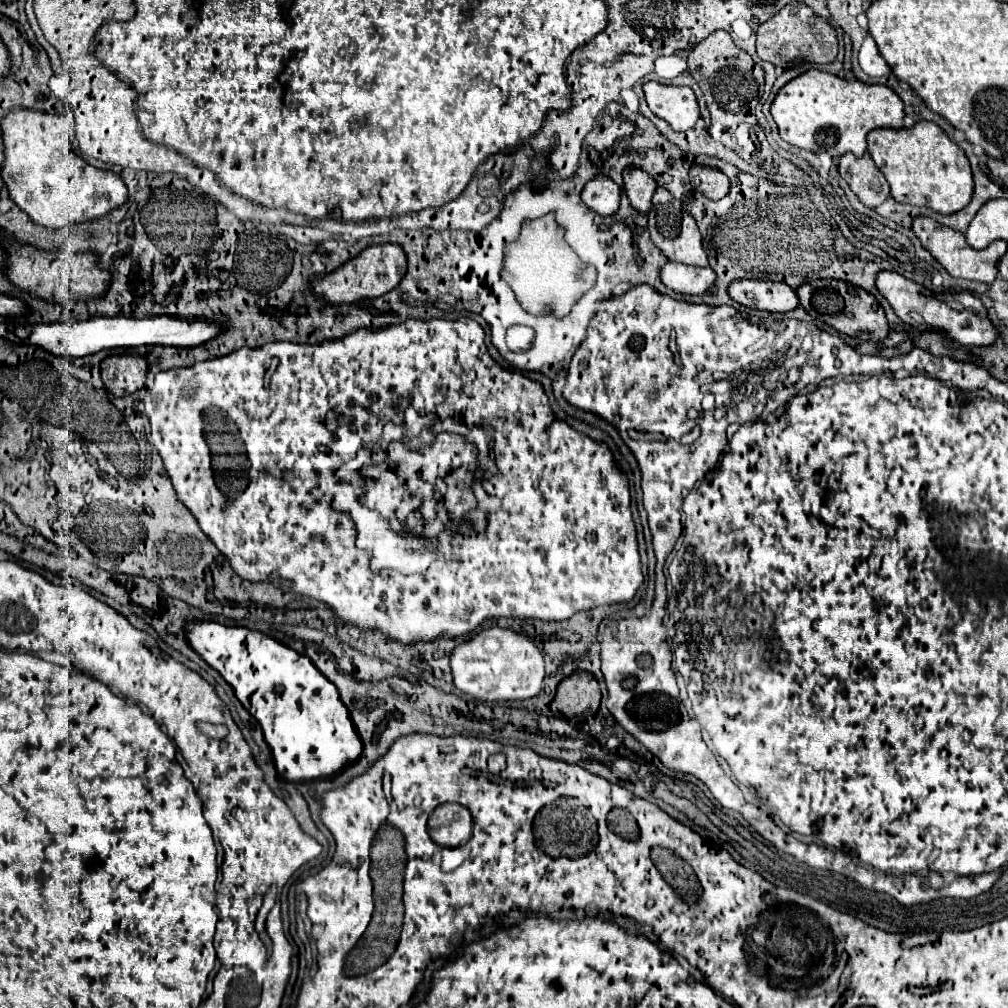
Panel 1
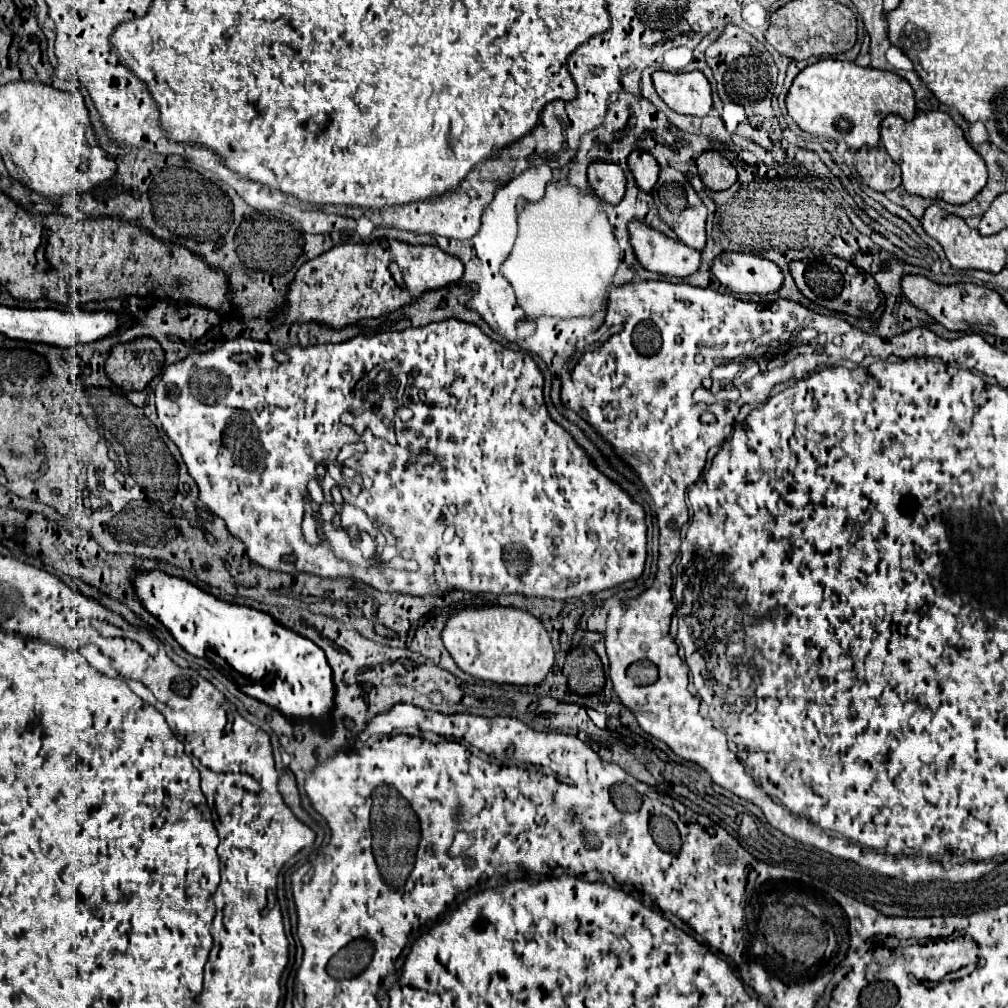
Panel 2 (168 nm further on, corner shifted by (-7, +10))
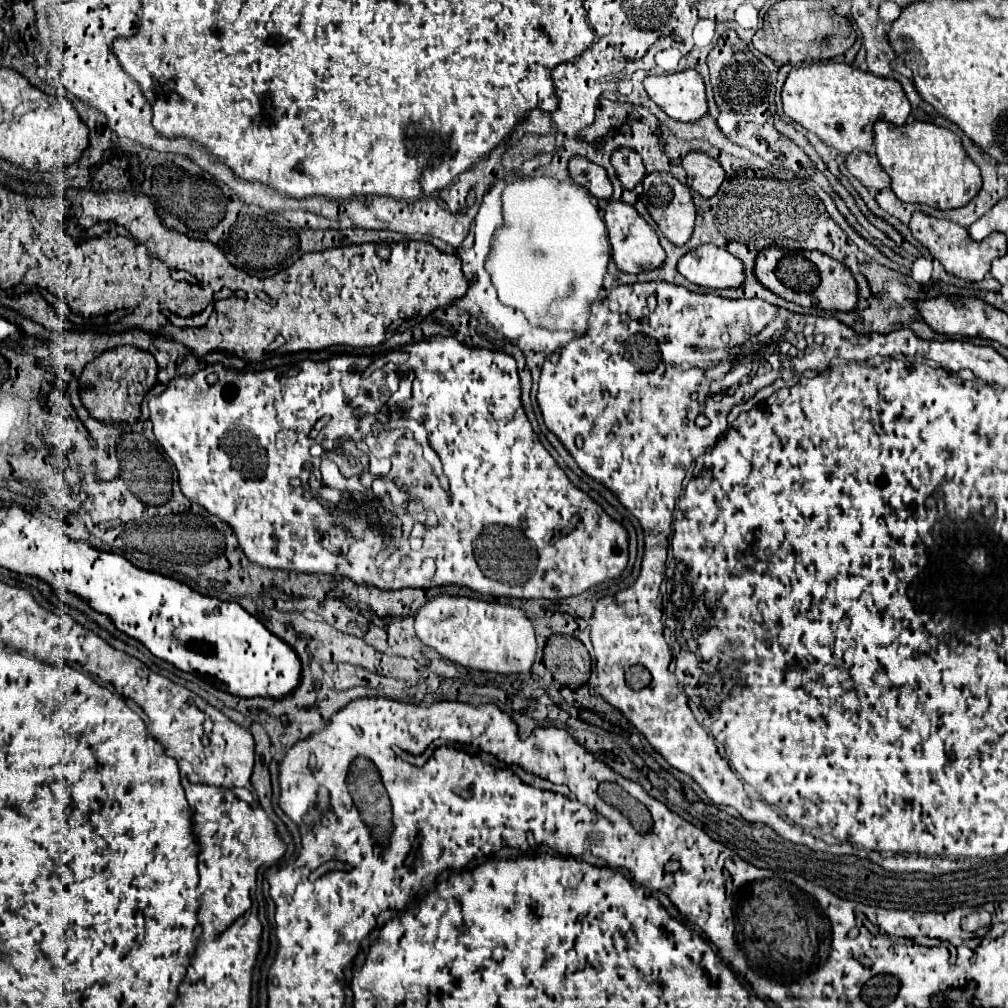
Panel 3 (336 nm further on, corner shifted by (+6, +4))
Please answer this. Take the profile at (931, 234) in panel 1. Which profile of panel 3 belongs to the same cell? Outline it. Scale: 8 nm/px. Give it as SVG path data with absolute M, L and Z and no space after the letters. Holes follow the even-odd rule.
M915 212L911 222L909 222L911 234L915 240L919 240L935 260L939 260L945 268L947 274L969 280L969 282L979 282L989 274L991 262L1003 254L1007 254L1007 242L1005 236L1001 232L991 232L987 238L983 238L981 242L975 242L969 238L967 228L959 226L959 224L951 224L947 220L937 220L931 218L923 212Z

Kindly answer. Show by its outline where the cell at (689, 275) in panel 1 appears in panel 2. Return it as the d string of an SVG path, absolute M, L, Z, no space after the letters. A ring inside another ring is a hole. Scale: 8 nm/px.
M630 222L628 228L632 250L642 268L674 278L686 278L698 270L700 252L660 234L644 222Z

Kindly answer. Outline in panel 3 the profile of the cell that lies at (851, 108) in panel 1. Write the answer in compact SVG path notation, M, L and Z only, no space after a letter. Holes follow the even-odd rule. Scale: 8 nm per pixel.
M811 64L793 68L785 80L781 100L787 118L817 134L839 154L849 154L853 150L869 152L873 124L877 120L903 126L911 112L909 100L897 80L877 78L871 72L863 72L849 64Z

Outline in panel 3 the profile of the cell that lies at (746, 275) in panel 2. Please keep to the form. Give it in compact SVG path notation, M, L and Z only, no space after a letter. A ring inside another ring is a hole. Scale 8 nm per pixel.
M703 244L679 260L679 272L703 288L741 288L745 268L739 258L713 244Z

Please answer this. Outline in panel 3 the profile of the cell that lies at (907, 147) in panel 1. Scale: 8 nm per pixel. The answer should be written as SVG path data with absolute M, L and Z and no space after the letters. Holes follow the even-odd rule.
M875 122L875 154L883 170L891 176L891 190L903 202L927 204L939 210L965 206L981 188L977 164L965 154L961 140L947 128L931 122L911 122L893 126Z

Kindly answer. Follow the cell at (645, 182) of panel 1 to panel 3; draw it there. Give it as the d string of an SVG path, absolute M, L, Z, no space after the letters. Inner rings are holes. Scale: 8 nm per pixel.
M619 148L611 156L611 164L617 170L617 176L619 176L621 184L627 190L633 190L641 182L641 178L645 176L645 168L643 168L641 156L631 148Z

